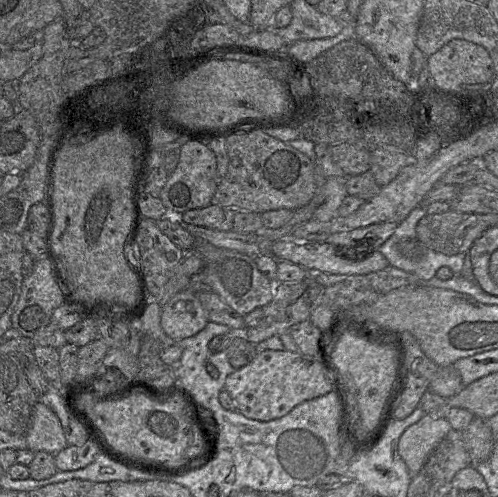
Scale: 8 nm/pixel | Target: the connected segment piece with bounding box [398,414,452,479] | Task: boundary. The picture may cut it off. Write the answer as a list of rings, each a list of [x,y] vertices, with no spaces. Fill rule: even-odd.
[[[425,414],[402,433],[398,454],[405,462],[411,479],[418,474],[432,451],[451,429],[447,419],[432,418]]]

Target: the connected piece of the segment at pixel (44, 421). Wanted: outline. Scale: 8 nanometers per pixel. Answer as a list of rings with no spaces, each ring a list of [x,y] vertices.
[[[39,401],[33,407],[25,437],[33,452],[55,455],[68,446],[59,418]]]

